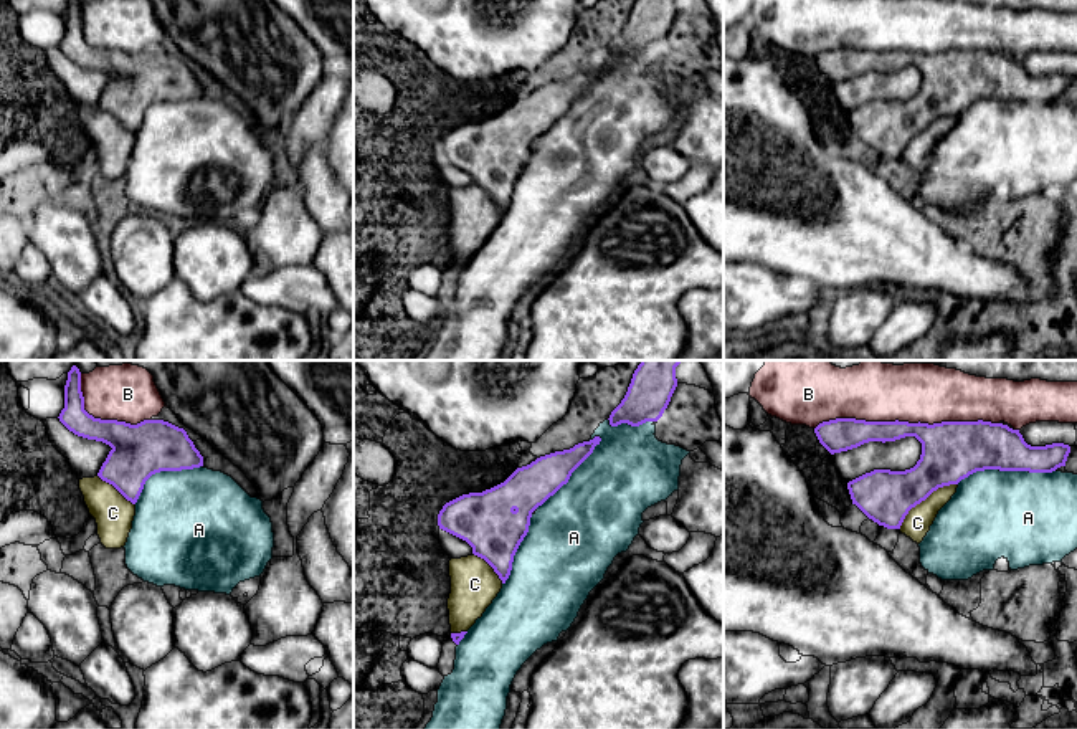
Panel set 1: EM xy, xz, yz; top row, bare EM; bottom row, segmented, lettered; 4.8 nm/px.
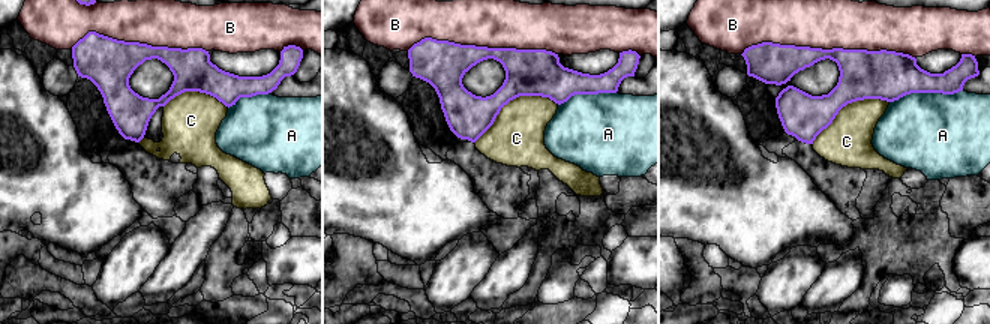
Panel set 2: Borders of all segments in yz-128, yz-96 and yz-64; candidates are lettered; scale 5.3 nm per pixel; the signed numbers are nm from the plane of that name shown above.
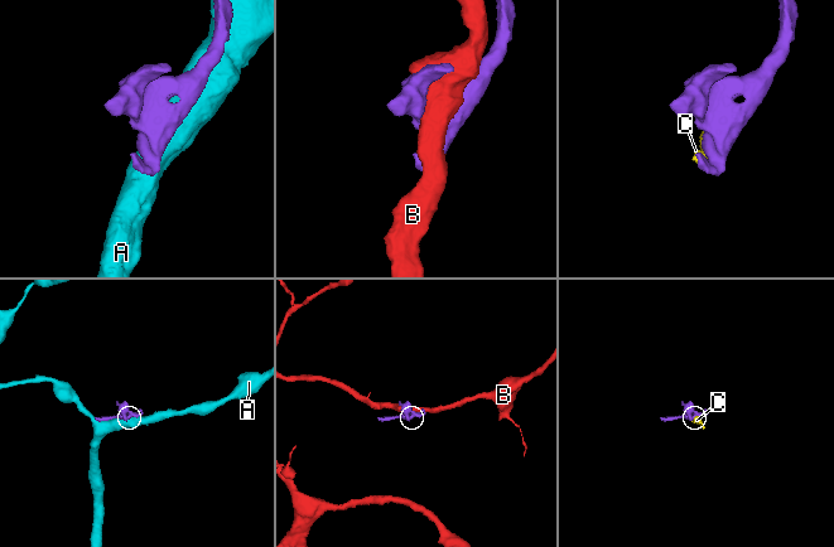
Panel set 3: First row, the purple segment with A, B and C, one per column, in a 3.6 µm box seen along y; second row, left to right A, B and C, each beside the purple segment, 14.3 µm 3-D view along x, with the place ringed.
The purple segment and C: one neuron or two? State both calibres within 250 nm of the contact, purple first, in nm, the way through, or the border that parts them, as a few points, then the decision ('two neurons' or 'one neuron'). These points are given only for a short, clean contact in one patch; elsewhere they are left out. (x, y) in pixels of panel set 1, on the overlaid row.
280 nm thick on the purple side, 130 nm on the other; two neurons

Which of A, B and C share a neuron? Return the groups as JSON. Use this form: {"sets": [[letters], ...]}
{"sets": [["A"], ["B"], ["C"]]}

